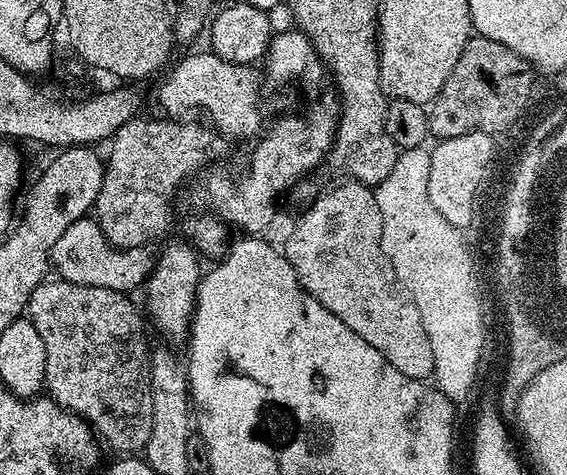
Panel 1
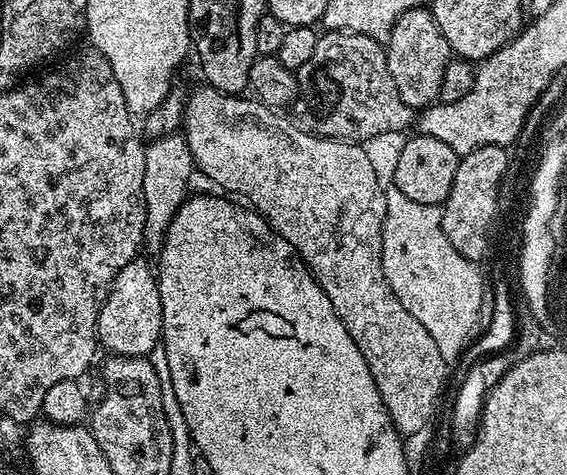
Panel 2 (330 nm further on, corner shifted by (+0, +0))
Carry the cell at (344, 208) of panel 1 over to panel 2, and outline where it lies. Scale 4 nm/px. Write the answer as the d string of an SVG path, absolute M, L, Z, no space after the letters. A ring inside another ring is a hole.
M200 82L193 92L187 93L184 101L182 135L185 142L188 143L193 165L198 169L199 174L201 172L206 179L213 180L220 188L225 188L225 190L220 189L225 193L237 192L238 195L245 196L245 198L240 198L243 198L255 211L259 212L277 234L286 238L286 242L290 242L290 246L294 246L296 253L304 259L304 265L312 271L312 277L322 286L326 298L330 298L330 306L334 306L338 318L342 318L342 326L346 326L350 338L354 338L358 350L362 350L362 358L366 358L366 366L370 366L370 374L378 386L378 394L382 394L382 402L390 414L392 425L395 426L397 432L402 428L408 428L408 432L412 432L412 428L422 427L424 420L429 420L432 416L435 417L441 407L445 389L449 384L450 366L442 358L442 354L438 354L438 345L434 343L434 338L430 338L426 326L422 326L422 322L418 322L418 318L414 318L414 314L410 314L410 310L406 310L406 306L402 306L402 302L398 302L398 298L390 290L390 282L386 282L386 274L382 270L382 230L386 218L386 188L385 185L380 185L380 176L376 173L376 168L372 165L367 150L364 149L367 147L356 142L332 140L328 136L318 136L311 130L303 132L302 129L295 128L279 111L267 108L255 98L243 100L244 98L240 94L219 92L218 89L212 88L206 82Z

